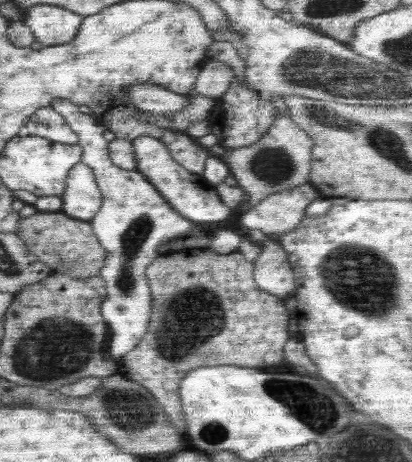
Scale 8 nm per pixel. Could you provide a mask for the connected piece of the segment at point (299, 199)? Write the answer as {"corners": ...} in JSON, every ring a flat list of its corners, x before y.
{"corners":[[310,182,292,190,270,194,242,215,238,223,242,228,257,229,278,241,280,236,298,227,305,218,306,210,318,196,318,190]]}

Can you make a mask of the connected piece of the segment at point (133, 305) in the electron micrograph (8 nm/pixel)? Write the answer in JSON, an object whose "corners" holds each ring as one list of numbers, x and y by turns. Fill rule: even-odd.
{"corners":[[52,99,51,107,62,114,66,124,78,135,78,144,82,147,81,162,86,166,90,166,94,173,100,194,102,195,102,203,98,213,89,223,92,226,94,235,98,242,108,251,106,263,103,270,98,273,104,279,106,287,106,298,100,308,102,318,106,321,109,331,108,356,114,363,134,349,140,340,144,337,146,329,148,329,148,321,150,321,150,311,152,311,152,294,148,278,145,276,146,268,154,259,160,256,164,251,167,243,171,240,182,238,188,239,188,236,202,236,204,228,200,224,196,224,183,218,177,214,170,205,168,205,160,193,150,184,150,181,138,170,124,170,116,166,109,157,108,144,104,139,106,128,92,114,84,114,78,110,78,105,66,99]]}

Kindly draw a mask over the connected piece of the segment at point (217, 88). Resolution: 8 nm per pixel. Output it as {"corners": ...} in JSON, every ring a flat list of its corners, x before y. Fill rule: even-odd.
{"corners":[[208,60,196,77,194,92,216,101,230,88,234,76,234,70,226,62]]}

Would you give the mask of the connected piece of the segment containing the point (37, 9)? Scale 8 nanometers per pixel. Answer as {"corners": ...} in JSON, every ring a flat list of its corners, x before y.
{"corners":[[36,5,24,11,24,22,44,47,70,42,82,25,83,16,66,8]]}

